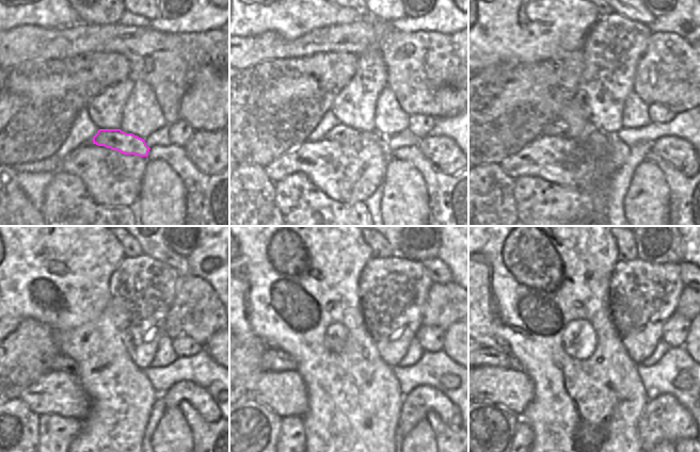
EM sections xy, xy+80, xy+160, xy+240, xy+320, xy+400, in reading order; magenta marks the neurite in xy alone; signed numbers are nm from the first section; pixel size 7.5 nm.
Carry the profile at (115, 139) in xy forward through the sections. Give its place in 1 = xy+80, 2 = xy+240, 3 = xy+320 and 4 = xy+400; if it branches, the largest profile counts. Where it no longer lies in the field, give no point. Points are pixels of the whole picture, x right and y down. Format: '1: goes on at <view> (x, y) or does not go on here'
1: goes on at xy+80 (340, 133)
2: goes on at xy+240 (62, 362)
3: goes on at xy+320 (274, 359)
4: goes on at xy+400 (490, 356)

